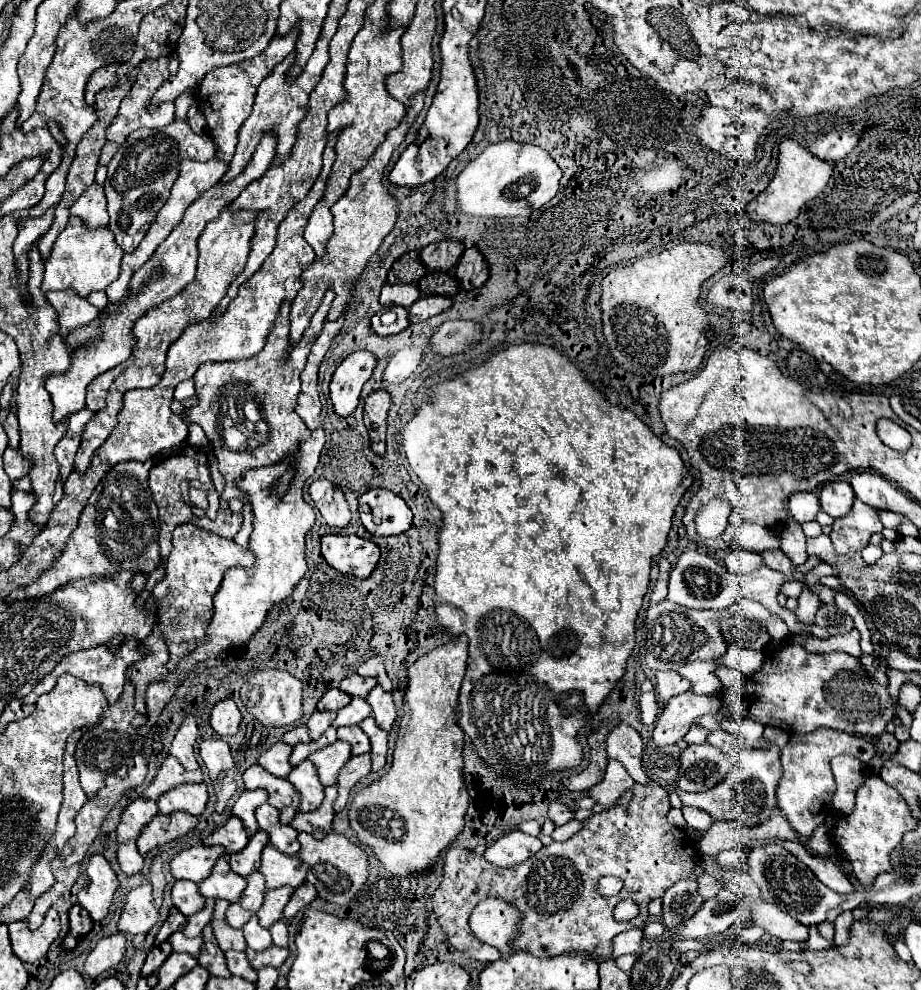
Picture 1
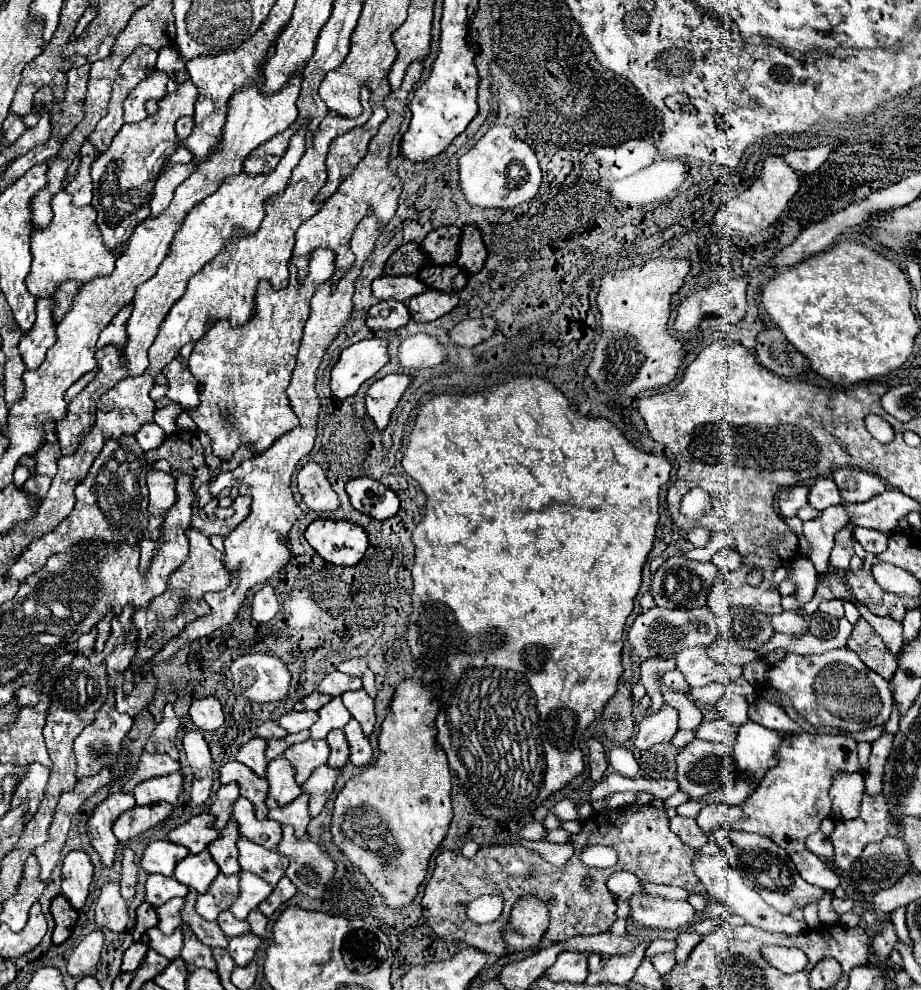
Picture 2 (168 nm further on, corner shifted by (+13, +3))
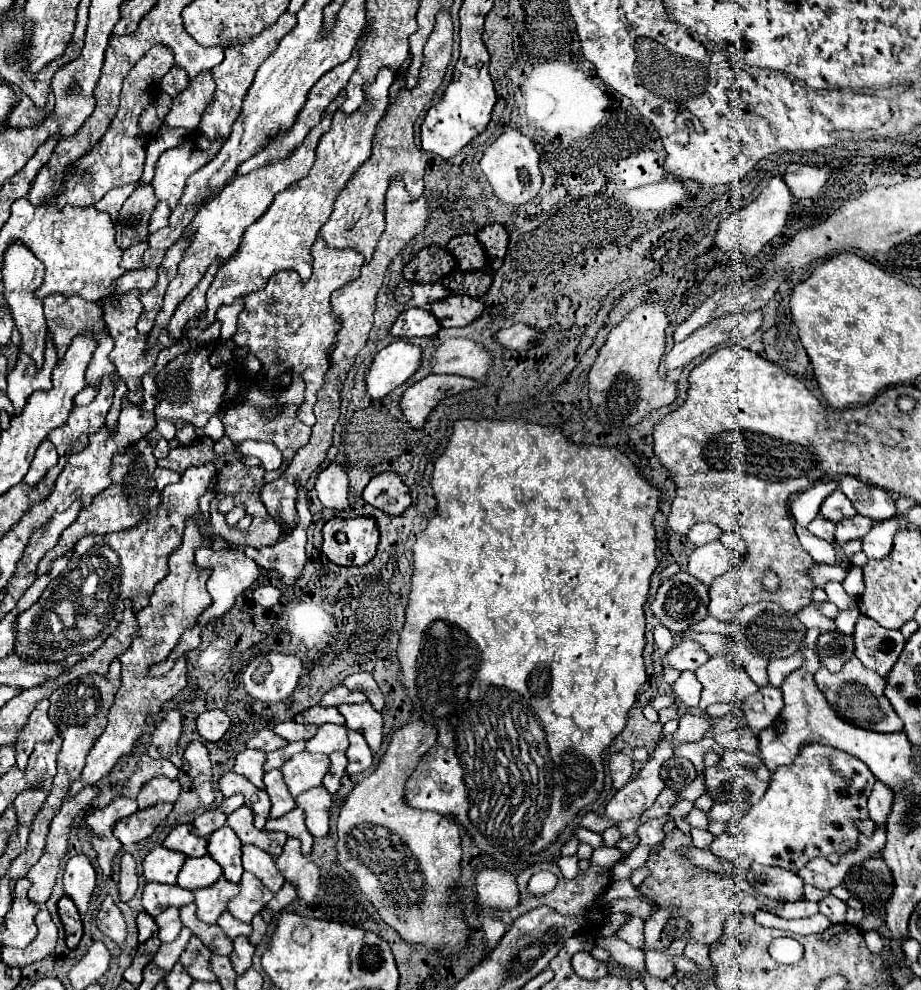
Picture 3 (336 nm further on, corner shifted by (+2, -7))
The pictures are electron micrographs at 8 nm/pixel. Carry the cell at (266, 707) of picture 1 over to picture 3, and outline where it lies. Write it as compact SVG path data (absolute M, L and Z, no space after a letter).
M261 654L249 662L243 684L245 690L261 702L281 702L287 700L297 684L301 674L301 660L287 654Z

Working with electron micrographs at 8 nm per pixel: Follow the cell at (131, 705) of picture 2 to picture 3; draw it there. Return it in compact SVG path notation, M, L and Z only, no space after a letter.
M187 522L185 532L183 532L183 544L169 558L167 578L163 578L159 582L161 586L155 586L155 594L151 596L149 606L145 606L141 612L137 612L139 634L133 638L129 650L125 654L121 654L121 658L119 658L119 662L121 662L121 688L115 696L115 704L109 710L109 724L107 724L105 732L99 736L99 740L93 744L79 780L75 780L69 788L69 796L75 796L79 790L93 786L101 778L105 778L121 756L131 754L135 742L149 728L149 724L147 724L149 716L157 714L167 700L171 700L179 690L183 690L183 686L187 682L185 680L185 676L187 676L185 658L177 660L173 670L169 670L169 674L161 676L161 684L151 684L151 680L147 678L147 670L151 664L163 662L169 656L169 652L177 646L181 634L187 628L193 628L199 614L211 604L211 596L205 588L209 572L195 566L193 552L199 546L209 546L209 544L201 538L201 534L197 530L197 522Z

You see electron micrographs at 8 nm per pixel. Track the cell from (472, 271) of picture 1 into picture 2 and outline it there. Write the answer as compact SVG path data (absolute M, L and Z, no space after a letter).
M464 226L456 264L460 268L466 268L466 272L476 274L482 270L484 260L486 260L486 248L482 242L482 232L476 226Z

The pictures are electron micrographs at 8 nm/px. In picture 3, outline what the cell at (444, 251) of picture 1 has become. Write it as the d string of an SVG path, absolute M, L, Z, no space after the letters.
M471 234L455 236L447 244L447 250L449 250L449 254L453 254L453 258L457 258L459 270L481 270L487 264L481 244Z

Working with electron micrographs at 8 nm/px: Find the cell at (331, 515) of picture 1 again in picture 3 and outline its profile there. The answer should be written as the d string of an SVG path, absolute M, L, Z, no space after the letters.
M329 464L325 470L321 470L315 480L315 492L323 508L337 510L337 512L347 510L349 508L347 484L349 484L347 472L341 466Z

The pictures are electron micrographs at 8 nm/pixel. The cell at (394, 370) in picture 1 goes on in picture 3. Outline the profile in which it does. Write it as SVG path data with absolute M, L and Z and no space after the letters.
M449 338L441 342L431 358L431 372L457 374L473 380L485 380L491 366L491 354L473 340Z

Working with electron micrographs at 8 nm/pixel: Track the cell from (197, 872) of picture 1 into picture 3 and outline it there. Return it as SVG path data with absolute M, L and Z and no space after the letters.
M157 846L143 860L143 876L147 882L177 884L177 874L185 860L185 854L169 850L165 846Z

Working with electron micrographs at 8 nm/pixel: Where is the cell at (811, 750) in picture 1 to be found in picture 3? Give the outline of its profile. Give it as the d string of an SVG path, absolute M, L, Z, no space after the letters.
M807 744L793 764L781 766L773 772L765 796L755 806L751 806L751 810L741 820L731 820L725 826L725 832L711 842L711 852L729 860L739 870L747 870L751 862L761 862L799 872L811 858L827 858L831 852L845 850L857 842L859 830L855 820L869 818L867 798L871 794L873 782L873 772L867 770L859 758L853 758L851 754L845 754L837 748Z

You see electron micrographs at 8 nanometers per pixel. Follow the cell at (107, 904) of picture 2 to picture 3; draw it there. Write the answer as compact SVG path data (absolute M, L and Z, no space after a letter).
M107 896L101 904L101 910L97 914L97 926L105 936L109 936L117 944L127 938L125 918L123 918L117 902L111 896Z

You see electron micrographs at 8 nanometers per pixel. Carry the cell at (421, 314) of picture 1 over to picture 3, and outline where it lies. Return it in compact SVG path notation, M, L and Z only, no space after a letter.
M455 294L431 304L431 312L433 312L433 316L437 316L437 320L443 328L467 326L483 312L483 308L485 308L485 304L481 298L455 296Z

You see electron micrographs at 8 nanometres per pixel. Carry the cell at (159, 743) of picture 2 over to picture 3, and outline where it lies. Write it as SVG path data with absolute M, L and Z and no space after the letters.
M169 710L165 720L155 726L147 754L151 758L169 758L177 768L181 768L181 764L183 764L181 754L179 754L181 730L183 730L181 714L177 710Z

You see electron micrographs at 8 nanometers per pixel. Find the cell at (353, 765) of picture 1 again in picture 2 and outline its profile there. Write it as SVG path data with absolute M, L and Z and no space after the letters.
M328 764L316 768L310 776L310 780L306 780L302 784L302 792L310 796L308 800L308 808L310 808L310 816L318 816L334 788L334 782L338 778L338 770L330 768Z

